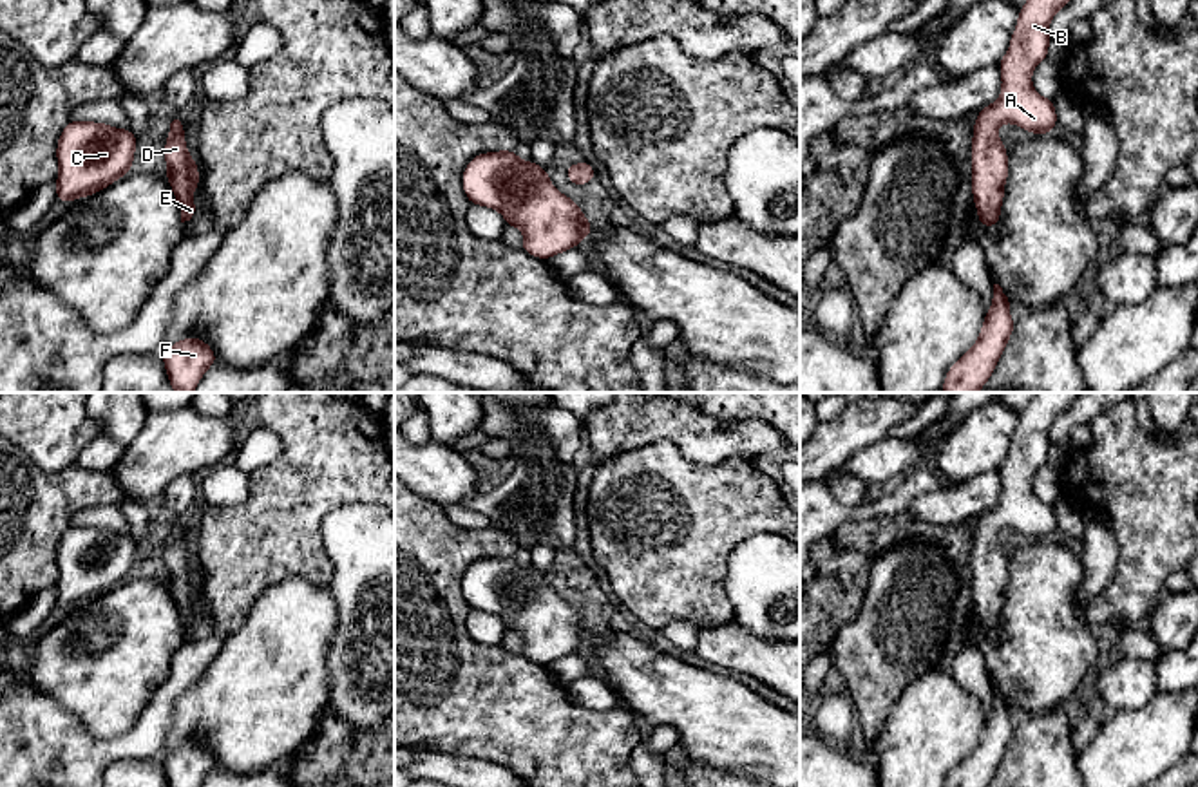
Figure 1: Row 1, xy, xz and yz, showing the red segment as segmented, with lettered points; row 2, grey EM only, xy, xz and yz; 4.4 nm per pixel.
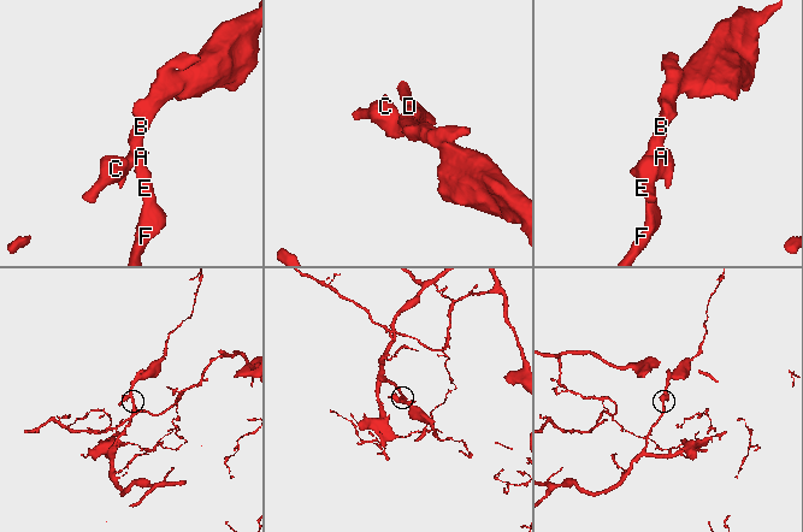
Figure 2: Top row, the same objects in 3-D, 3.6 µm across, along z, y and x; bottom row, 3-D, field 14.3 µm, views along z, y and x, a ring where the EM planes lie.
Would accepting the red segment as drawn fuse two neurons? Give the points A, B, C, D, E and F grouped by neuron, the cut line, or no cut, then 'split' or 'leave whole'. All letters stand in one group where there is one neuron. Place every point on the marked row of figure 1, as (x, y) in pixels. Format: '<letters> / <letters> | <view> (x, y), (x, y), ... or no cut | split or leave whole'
A B C D E F | no cut | leave whole

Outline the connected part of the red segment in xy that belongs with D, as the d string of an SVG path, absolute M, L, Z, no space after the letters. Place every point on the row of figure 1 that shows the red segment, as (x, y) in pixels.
M174 116L168 125L170 132L165 141L165 174L181 208L181 223L185 223L197 213L192 192L199 190L199 168L197 161L188 154L181 116Z

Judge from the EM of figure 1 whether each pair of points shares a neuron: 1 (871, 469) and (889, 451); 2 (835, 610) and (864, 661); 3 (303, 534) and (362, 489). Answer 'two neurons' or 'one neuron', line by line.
1: one neuron
2: two neurons
3: one neuron

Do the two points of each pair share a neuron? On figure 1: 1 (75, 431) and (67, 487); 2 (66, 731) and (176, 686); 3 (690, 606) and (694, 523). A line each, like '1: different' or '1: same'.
1: different
2: same
3: same

